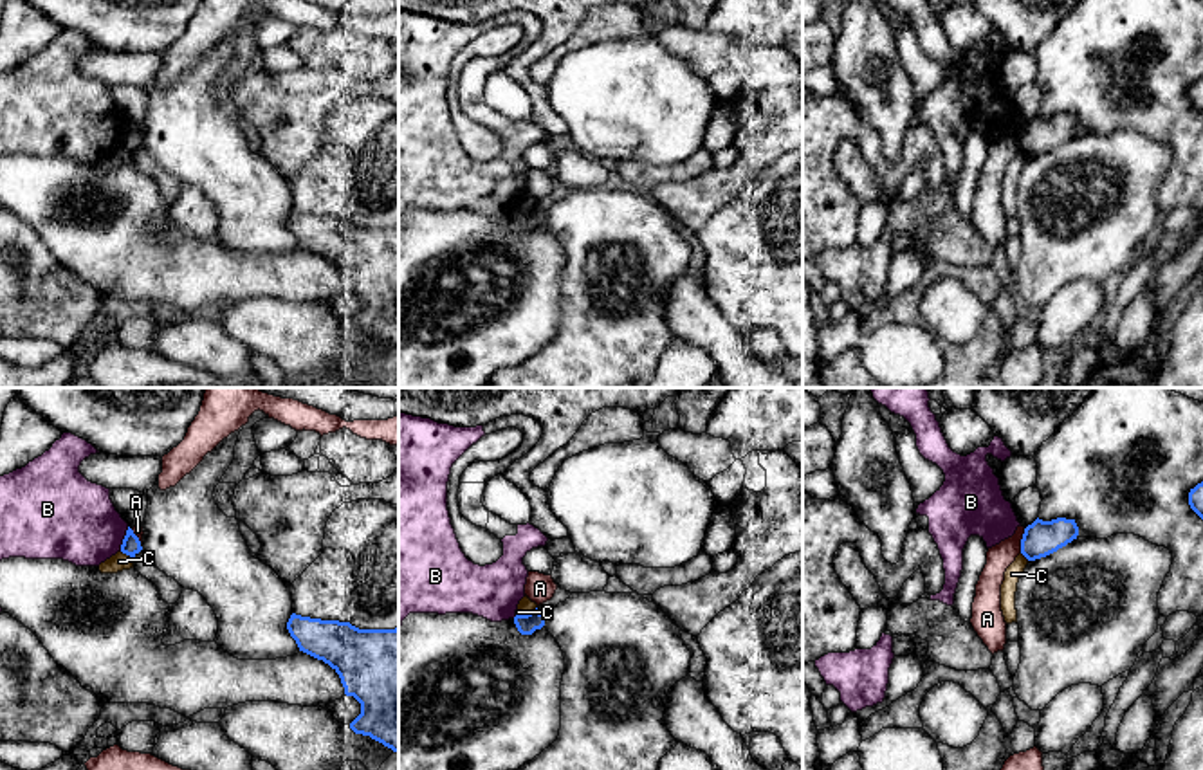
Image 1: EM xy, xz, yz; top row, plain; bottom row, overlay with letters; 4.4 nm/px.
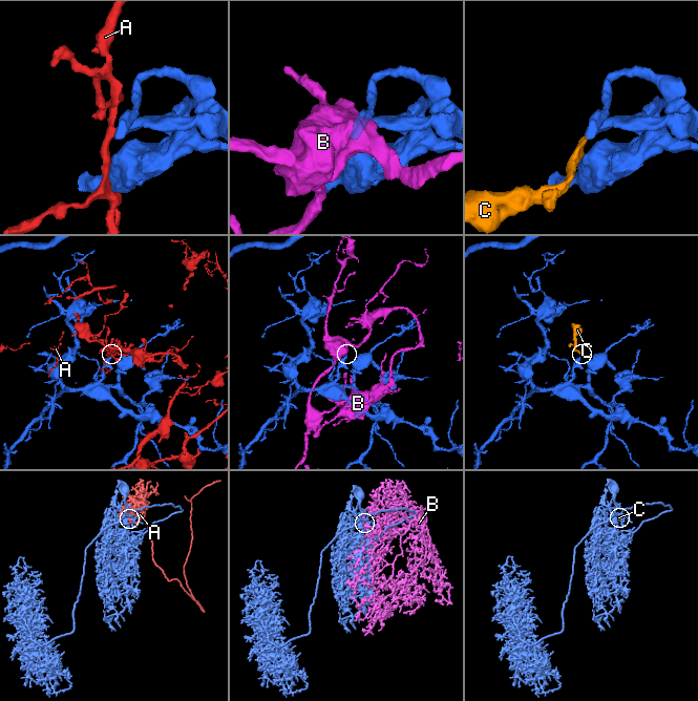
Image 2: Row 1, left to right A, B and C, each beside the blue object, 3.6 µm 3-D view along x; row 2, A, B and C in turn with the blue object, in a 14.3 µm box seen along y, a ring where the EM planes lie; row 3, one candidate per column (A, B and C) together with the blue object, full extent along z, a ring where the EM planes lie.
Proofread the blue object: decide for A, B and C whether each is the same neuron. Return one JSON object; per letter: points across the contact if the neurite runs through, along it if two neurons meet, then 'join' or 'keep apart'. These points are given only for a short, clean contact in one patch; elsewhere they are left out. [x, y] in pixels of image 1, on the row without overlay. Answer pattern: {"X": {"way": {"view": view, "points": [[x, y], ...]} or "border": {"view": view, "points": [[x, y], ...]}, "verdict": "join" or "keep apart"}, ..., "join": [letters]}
{"A": {"verdict": "keep apart"}, "B": {"verdict": "keep apart"}, "C": {"border": {"view": "xz", "points": [[536, 202], [516, 211]]}, "verdict": "keep apart"}, "join": []}

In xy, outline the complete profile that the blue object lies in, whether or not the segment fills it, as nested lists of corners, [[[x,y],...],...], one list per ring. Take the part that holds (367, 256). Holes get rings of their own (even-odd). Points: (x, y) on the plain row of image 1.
[[[292,209],[287,225],[299,247],[328,260],[339,270],[344,290],[361,299],[361,310],[350,319],[350,325],[399,348],[399,224],[359,225],[350,218]]]

